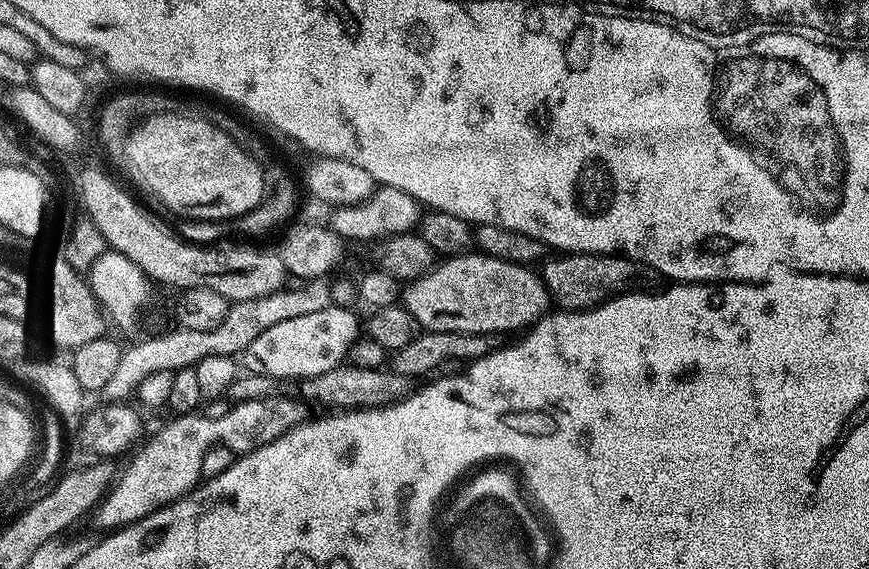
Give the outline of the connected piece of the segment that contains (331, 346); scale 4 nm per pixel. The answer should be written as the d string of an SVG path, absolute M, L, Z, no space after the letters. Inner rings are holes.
M335 306L326 310L317 310L315 314L301 314L287 322L278 322L270 330L262 330L254 342L242 354L245 369L254 374L265 372L273 381L293 380L299 382L307 376L326 374L334 366L345 363L350 346L361 335L362 324L356 321L357 313L350 308Z

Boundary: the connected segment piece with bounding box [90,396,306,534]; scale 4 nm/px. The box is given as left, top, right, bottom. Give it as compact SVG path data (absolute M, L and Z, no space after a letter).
M280 396L277 400L269 398L232 404L221 419L209 419L201 414L177 415L172 418L176 420L158 429L156 436L150 437L148 441L145 439L135 449L136 457L122 468L109 488L108 495L91 513L90 520L101 528L101 533L107 534L146 518L151 512L173 504L201 483L202 457L210 446L225 444L238 454L253 452L255 448L269 444L301 423L306 416L304 411L305 405L299 399L287 400Z

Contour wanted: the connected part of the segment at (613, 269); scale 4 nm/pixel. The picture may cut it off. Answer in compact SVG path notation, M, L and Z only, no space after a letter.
M570 252L553 256L556 256L553 260L548 258L543 261L542 279L545 287L548 288L551 303L557 309L566 312L585 312L587 308L597 308L600 304L605 304L613 296L623 293L629 286L635 285L632 283L639 278L640 272L642 273L641 265L637 264L635 260L629 260L626 256L599 256L589 252Z

